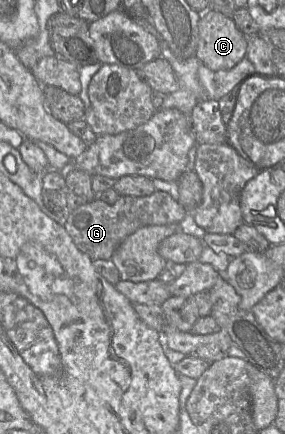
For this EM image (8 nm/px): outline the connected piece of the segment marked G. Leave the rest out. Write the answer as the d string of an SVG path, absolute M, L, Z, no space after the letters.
M155 190L149 196L119 196L113 204L94 198L70 211L63 225L75 246L91 260L109 260L122 241L149 225L179 224L187 211L170 194Z

